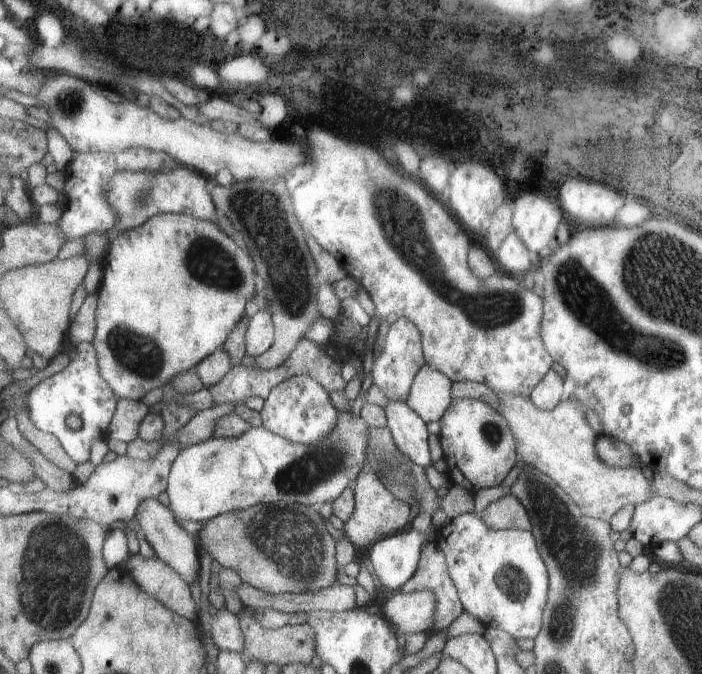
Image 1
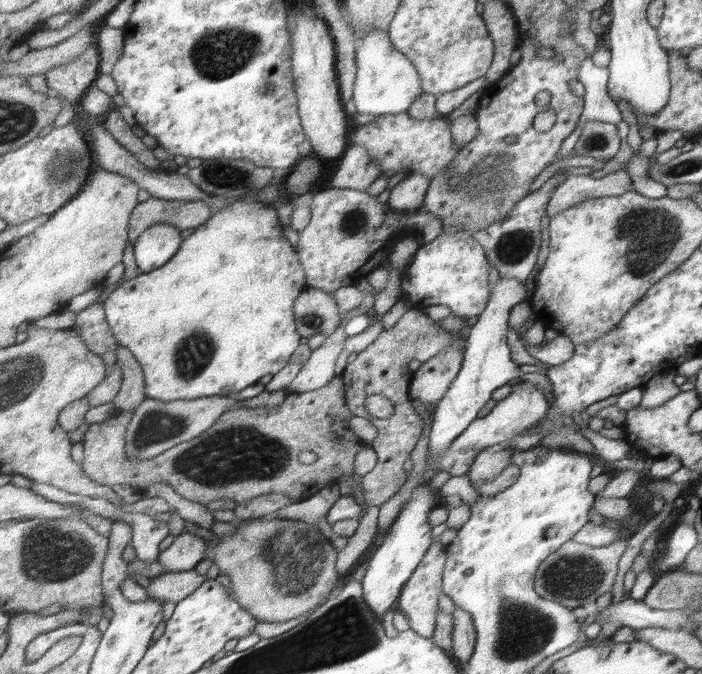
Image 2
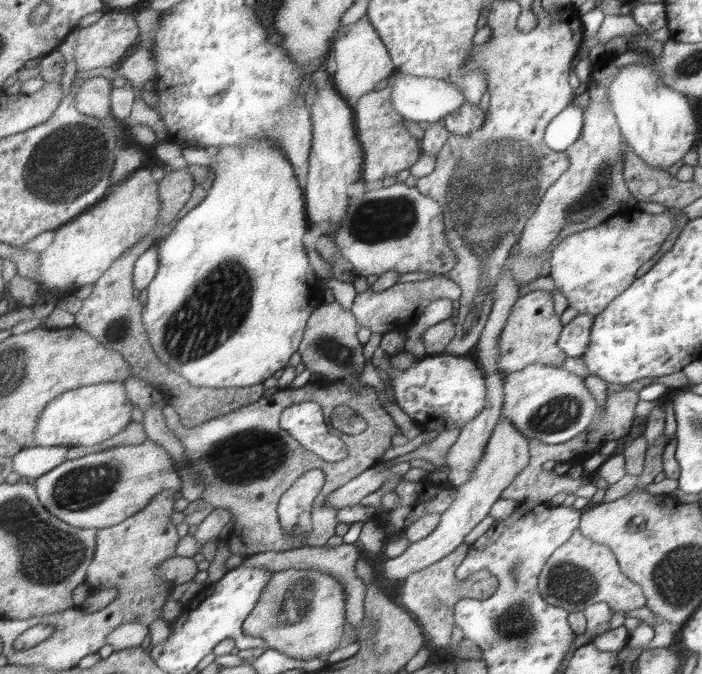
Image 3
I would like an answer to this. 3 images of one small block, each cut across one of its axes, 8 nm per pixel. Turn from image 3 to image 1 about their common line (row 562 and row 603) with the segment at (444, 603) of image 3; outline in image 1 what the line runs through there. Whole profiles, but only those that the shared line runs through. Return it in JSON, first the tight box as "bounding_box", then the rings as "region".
{"bounding_box":[397,542,465,632],"region":[[[427,542],[423,548],[423,558],[415,578],[405,582],[397,592],[399,594],[417,594],[421,590],[435,592],[439,600],[439,610],[435,610],[435,628],[433,632],[445,632],[453,622],[457,622],[465,608],[459,596],[459,588],[451,578],[447,554],[437,542]]]}

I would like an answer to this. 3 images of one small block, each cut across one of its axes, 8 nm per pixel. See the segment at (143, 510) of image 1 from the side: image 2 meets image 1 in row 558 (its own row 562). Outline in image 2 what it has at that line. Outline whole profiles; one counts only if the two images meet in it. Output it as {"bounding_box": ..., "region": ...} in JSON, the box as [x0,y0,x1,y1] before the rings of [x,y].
{"bounding_box":[159,532,209,572],"region":[[[185,532],[175,538],[175,542],[161,554],[159,562],[165,564],[167,572],[189,572],[195,570],[195,566],[205,560],[209,550],[209,542],[205,538]]]}

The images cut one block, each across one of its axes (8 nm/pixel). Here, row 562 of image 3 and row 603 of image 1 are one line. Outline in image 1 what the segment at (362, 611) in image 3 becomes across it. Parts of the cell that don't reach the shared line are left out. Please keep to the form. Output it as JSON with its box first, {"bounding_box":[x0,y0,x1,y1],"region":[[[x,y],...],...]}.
{"bounding_box":[237,582,357,614],"region":[[[241,582],[237,588],[239,600],[247,608],[271,608],[281,610],[285,614],[297,614],[297,612],[349,612],[357,608],[357,596],[355,590],[349,586],[333,586],[315,594],[279,594],[273,596],[269,592],[263,592],[251,584]]]}

